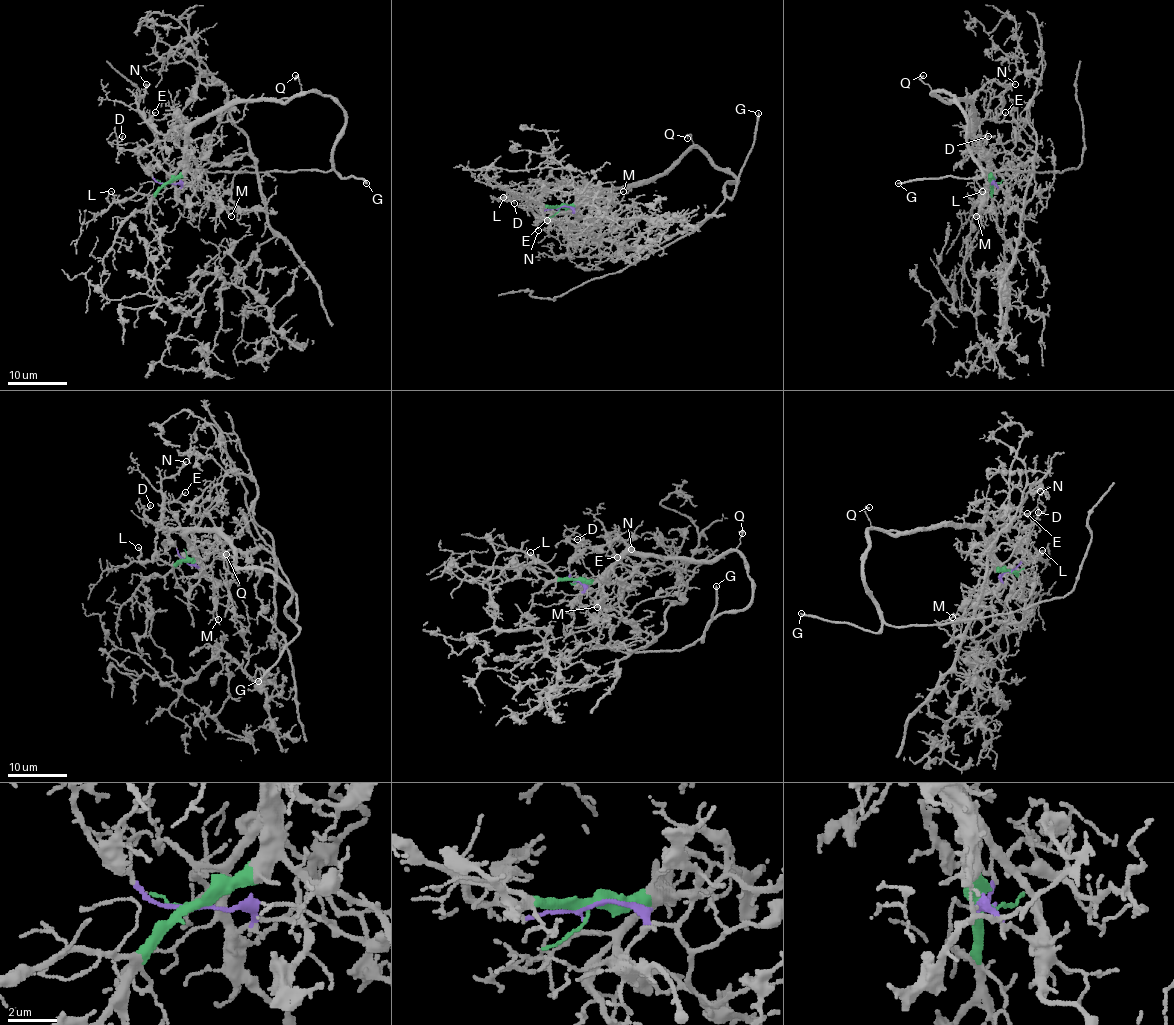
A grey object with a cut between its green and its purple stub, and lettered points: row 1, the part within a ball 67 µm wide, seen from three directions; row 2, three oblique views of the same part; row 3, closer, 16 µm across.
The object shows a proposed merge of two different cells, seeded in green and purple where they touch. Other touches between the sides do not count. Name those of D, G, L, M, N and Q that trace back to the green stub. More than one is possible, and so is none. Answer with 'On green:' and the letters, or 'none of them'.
On green: D, G, L, M, N, Q

